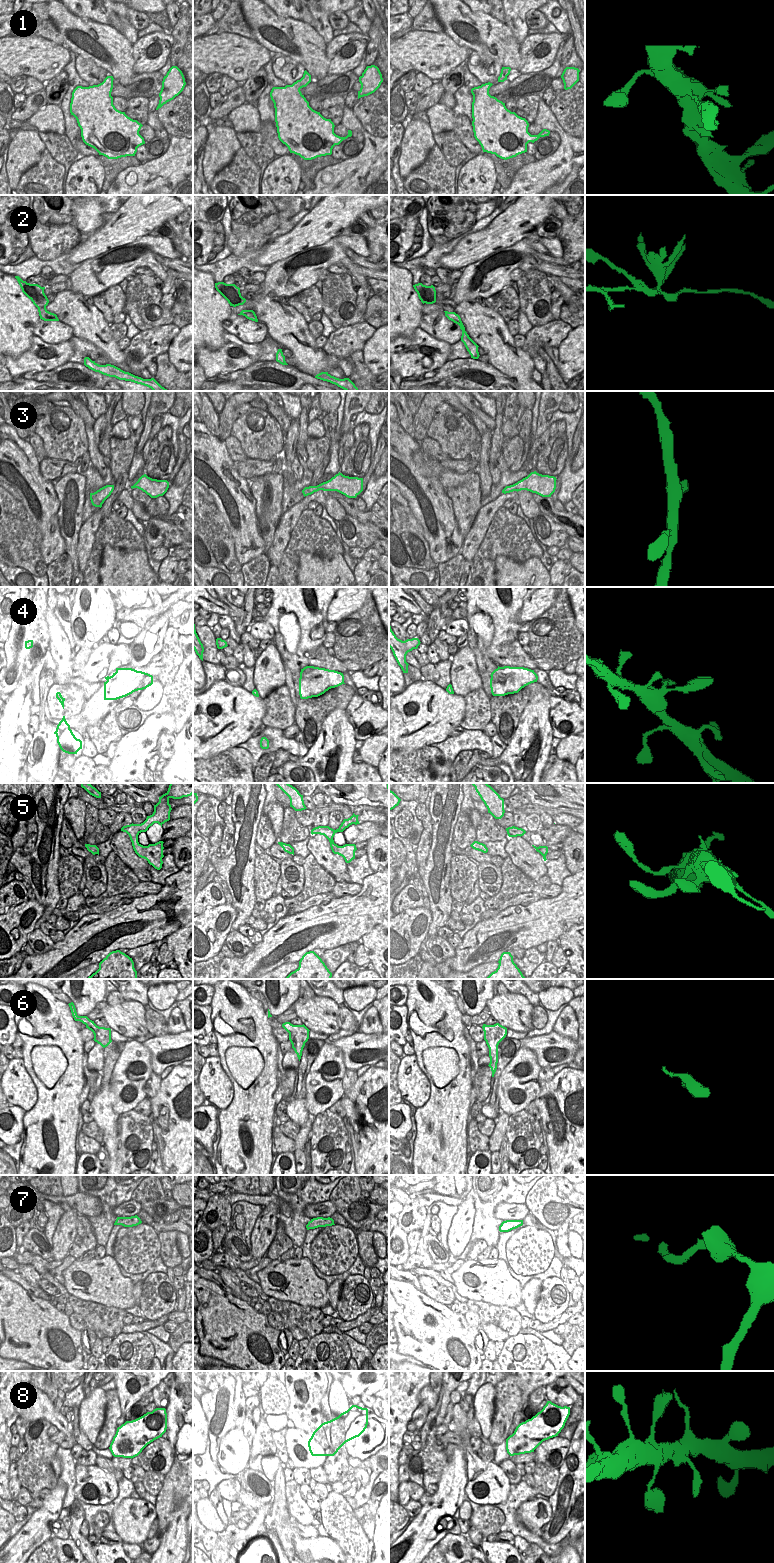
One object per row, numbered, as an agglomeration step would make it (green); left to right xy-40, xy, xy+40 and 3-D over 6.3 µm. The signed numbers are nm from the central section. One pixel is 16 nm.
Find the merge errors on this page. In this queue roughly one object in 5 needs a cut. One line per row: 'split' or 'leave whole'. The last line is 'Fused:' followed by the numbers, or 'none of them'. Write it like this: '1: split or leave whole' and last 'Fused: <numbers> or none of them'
1: leave whole
2: split
3: leave whole
4: leave whole
5: leave whole
6: leave whole
7: leave whole
8: leave whole
Fused: 2

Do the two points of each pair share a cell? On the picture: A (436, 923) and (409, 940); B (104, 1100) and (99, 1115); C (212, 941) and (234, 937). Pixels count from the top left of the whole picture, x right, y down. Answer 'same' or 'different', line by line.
A: different
B: same
C: different

